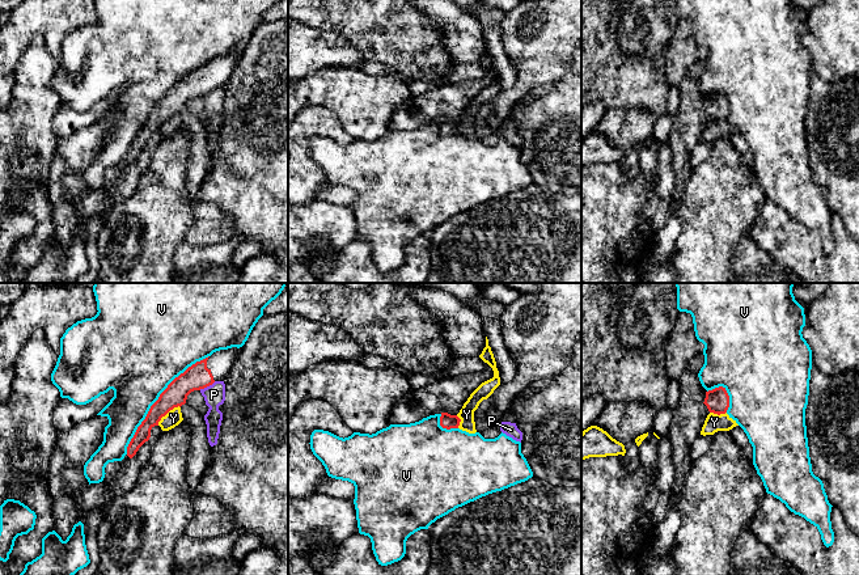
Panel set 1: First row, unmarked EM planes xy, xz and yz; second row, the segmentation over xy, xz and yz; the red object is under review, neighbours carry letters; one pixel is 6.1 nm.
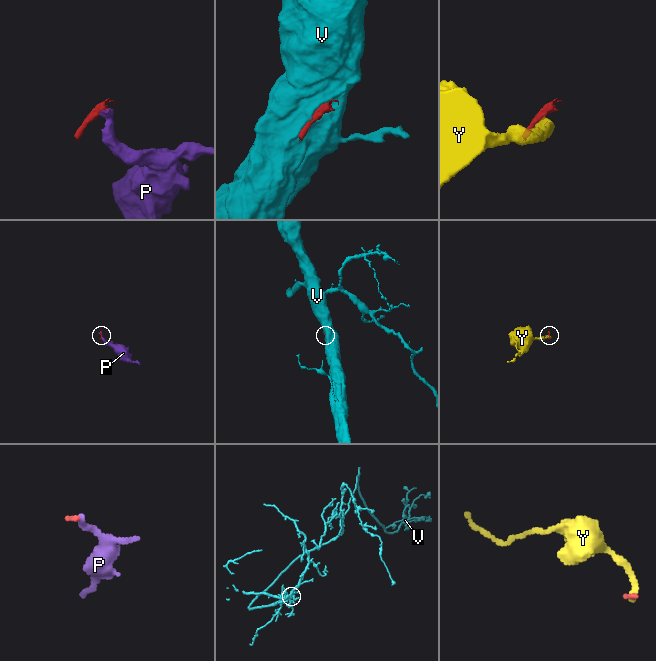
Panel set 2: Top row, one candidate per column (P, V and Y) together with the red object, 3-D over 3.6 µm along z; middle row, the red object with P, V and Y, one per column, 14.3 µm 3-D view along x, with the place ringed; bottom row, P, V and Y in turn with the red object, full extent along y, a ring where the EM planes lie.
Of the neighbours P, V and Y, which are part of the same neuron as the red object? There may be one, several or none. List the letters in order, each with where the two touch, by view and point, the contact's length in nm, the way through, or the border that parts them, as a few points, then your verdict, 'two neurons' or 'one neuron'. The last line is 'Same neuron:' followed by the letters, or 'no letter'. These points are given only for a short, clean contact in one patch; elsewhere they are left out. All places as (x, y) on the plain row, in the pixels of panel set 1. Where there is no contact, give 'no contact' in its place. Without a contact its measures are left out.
P: contact xy (207, 92); length 120 nm; border xy (215, 88), (199, 96); two neurons
V: contact xy (157, 106); length 800 nm; two neurons
Y: contact xy (166, 119); length 180 nm; border xy (180, 113), (169, 117), (157, 131); two neurons
Same neuron: no letter

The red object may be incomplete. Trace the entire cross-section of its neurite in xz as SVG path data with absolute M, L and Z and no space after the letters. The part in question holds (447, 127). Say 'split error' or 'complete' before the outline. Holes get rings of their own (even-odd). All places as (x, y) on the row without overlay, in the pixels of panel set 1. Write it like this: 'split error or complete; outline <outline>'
complete; outline M441 119L440 132L443 135L458 135L461 126L457 122L450 122L448 119Z

